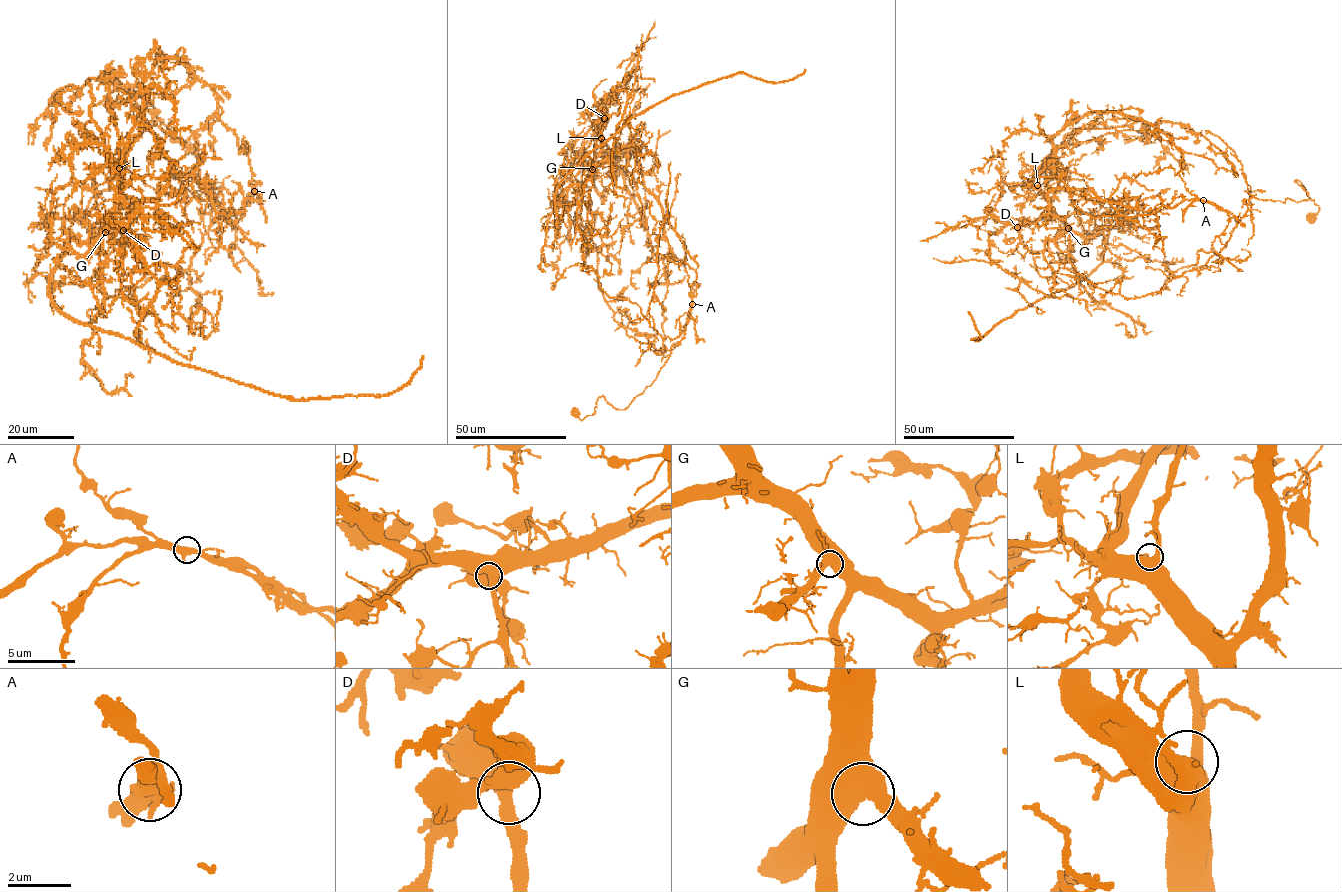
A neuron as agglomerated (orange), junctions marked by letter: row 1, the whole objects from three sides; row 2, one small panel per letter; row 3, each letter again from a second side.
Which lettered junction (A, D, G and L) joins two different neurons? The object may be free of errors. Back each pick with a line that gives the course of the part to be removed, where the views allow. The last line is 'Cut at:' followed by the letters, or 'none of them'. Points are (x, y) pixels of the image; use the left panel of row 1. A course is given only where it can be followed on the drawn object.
A: course (254, 190), (235, 214), (212, 222), (191, 259), (190, 286), (203, 308), (204, 336), (217, 327), (222, 291)
Cut at: A

